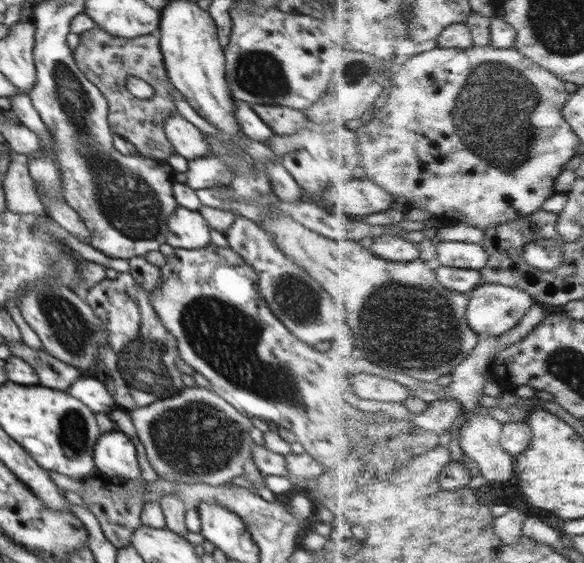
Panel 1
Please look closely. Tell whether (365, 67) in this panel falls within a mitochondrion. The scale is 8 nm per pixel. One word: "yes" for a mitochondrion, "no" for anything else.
yes

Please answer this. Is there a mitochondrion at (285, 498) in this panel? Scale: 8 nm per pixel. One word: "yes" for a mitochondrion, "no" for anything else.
no

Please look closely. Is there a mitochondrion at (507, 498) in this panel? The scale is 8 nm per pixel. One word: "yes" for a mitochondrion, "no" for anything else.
no

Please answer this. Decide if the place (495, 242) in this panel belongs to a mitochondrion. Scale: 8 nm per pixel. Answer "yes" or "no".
no

